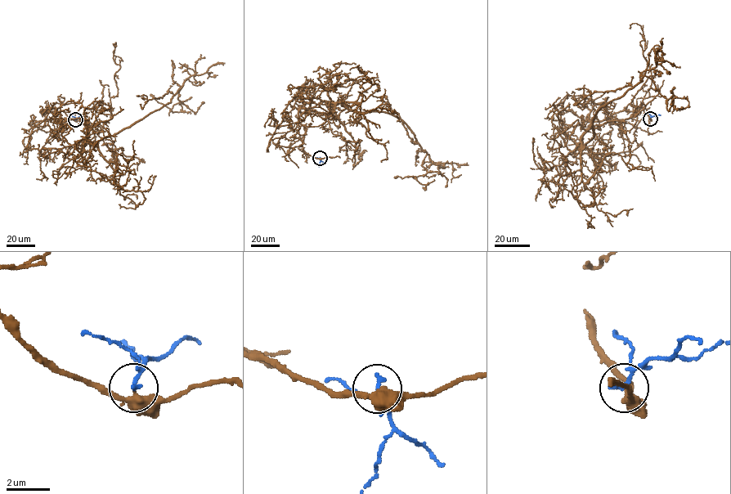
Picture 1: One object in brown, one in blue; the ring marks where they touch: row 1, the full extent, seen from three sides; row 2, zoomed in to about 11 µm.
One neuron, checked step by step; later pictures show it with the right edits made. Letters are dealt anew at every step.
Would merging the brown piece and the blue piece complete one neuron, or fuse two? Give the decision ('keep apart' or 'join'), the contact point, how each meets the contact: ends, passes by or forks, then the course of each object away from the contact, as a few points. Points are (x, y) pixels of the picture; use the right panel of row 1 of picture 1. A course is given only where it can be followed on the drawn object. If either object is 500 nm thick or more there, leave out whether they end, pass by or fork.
keep apart; place (650, 119); brown passes by; blue passes by; course brown (650, 119), (643, 107), (589, 121), (595, 116), (581, 148), (596, 112), (643, 76), (676, 109), (687, 96); course blue (650, 119), (660, 115)

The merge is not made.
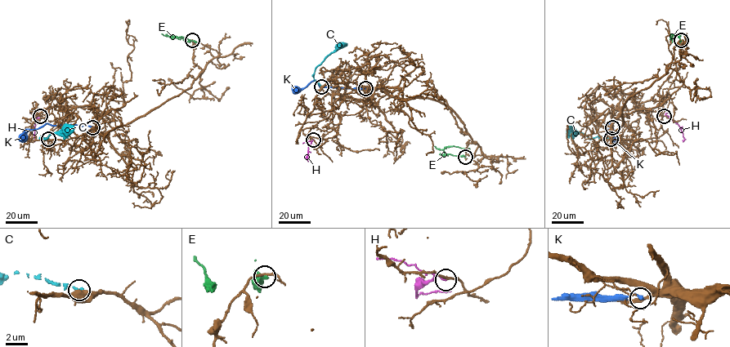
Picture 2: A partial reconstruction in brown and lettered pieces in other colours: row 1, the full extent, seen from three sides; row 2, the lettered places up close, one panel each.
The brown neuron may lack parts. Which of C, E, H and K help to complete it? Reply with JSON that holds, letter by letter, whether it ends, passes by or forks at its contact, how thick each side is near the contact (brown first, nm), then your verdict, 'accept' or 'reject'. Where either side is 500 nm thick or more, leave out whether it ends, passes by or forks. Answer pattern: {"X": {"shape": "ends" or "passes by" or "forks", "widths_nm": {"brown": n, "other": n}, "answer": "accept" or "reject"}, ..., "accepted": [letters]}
{"C": {"widths_nm": {"brown": 800, "other": 220}, "answer": "reject"}, "E": {"shape": "ends", "widths_nm": {"brown": 200, "other": 220}, "answer": "reject"}, "H": {"shape": "ends", "widths_nm": {"brown": 200, "other": 180}, "answer": "reject"}, "K": {"shape": "ends", "widths_nm": {"brown": 240, "other": 240}, "answer": "reject"}, "accepted": []}

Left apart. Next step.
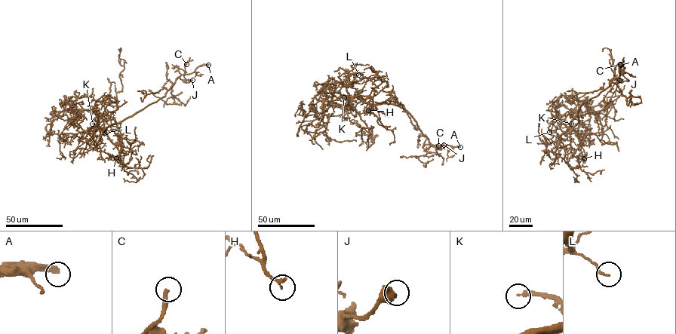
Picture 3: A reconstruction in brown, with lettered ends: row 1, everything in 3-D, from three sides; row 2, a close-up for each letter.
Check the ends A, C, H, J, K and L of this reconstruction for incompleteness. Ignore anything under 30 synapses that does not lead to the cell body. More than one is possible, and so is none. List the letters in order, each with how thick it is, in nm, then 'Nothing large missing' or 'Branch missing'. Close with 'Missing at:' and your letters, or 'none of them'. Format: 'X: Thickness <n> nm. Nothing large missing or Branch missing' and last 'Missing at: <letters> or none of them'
A: Thickness 320 nm. Branch missing
C: Thickness 280 nm. Branch missing
H: Thickness 180 nm. Nothing large missing
J: Thickness 500 nm. Nothing large missing
K: Thickness 280 nm. Branch missing
L: Thickness 120 nm. Nothing large missing
Missing at: A, C, K

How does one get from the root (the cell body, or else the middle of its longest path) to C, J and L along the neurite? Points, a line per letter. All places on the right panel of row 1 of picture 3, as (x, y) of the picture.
C: (575, 126), (578, 122), (580, 106), (605, 89), (613, 78), (623, 74), (623, 65), (620, 64)
J: (575, 126), (578, 122), (580, 106), (605, 89), (613, 78), (618, 78), (619, 80)
L: (575, 126), (571, 130), (569, 126), (564, 131), (559, 128), (549, 132)

